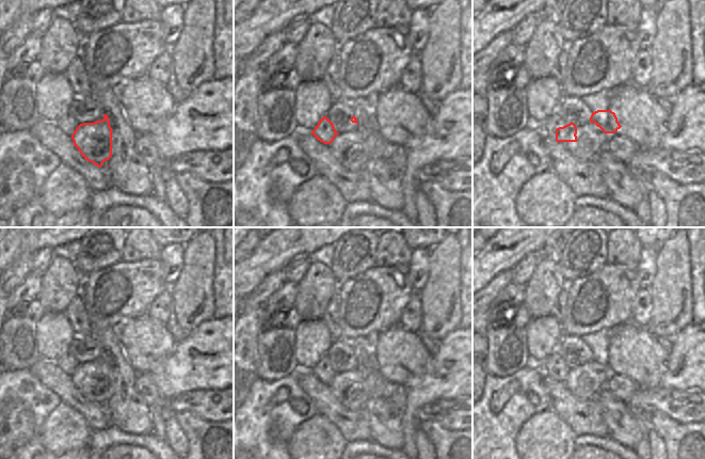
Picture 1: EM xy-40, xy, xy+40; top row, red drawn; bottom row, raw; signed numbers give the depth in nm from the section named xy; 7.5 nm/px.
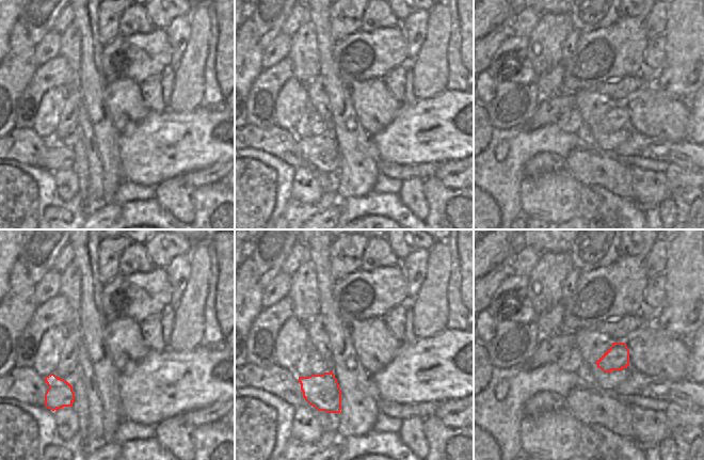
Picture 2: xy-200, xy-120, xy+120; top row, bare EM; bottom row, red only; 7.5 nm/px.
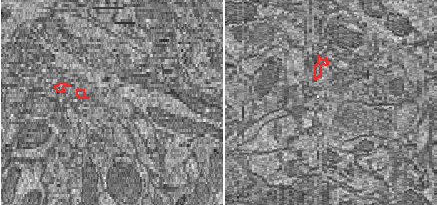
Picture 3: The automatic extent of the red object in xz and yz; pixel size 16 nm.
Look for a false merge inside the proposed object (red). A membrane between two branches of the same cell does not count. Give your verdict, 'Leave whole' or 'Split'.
Leave whole

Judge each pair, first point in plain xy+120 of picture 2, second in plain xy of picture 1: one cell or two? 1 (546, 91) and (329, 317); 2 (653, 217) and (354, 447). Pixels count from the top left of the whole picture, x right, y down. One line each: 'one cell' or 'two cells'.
1: two cells
2: two cells

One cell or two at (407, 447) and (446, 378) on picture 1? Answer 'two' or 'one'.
one

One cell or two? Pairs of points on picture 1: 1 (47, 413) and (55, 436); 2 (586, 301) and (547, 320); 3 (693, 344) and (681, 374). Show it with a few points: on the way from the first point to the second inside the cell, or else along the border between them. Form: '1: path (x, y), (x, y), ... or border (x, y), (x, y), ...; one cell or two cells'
1: border (69, 408), (57, 425), (42, 429), (45, 447); two cells
2: border (564, 310), (565, 328), (569, 331); two cells
3: path (693, 351), (693, 361), (688, 366); one cell

